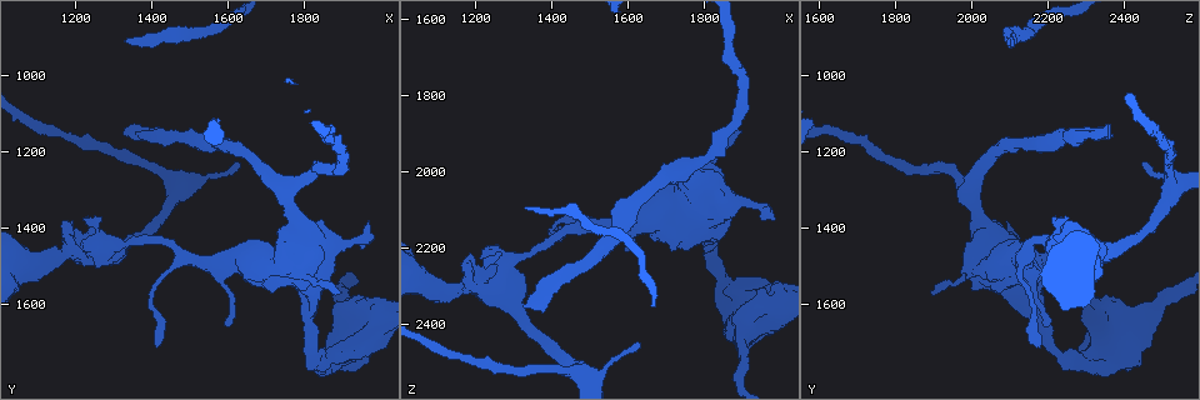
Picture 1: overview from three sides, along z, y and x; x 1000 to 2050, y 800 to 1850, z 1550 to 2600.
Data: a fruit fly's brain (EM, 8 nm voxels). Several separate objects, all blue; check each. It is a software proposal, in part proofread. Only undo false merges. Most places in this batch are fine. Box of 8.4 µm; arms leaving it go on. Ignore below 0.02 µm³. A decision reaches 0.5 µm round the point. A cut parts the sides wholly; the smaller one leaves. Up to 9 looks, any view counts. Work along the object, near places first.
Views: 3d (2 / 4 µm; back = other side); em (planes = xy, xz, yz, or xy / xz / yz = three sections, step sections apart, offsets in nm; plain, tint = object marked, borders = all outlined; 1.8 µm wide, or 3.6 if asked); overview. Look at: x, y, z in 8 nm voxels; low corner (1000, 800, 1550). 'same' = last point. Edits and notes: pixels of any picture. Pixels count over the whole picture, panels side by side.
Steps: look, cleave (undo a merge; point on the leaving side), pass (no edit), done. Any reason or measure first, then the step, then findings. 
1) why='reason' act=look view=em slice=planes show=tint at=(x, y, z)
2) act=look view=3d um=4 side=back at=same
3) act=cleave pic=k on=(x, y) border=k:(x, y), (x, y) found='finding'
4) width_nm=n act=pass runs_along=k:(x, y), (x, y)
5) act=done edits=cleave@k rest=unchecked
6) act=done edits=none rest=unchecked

why='arms run side by side' act=look view=em slice=yz step=16 show=tint at=(1270, 1460, 2280)

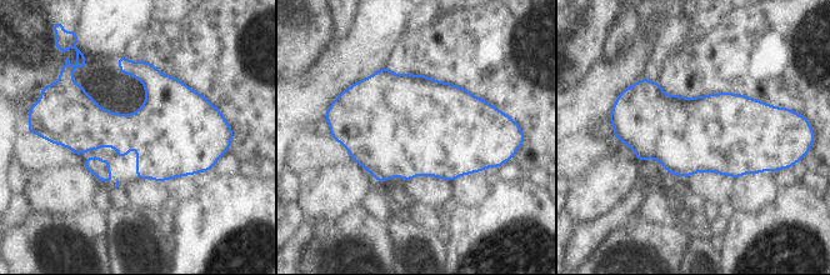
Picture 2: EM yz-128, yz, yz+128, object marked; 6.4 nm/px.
why='cut it another way' act=look view=em slice=planes show=borders at=same

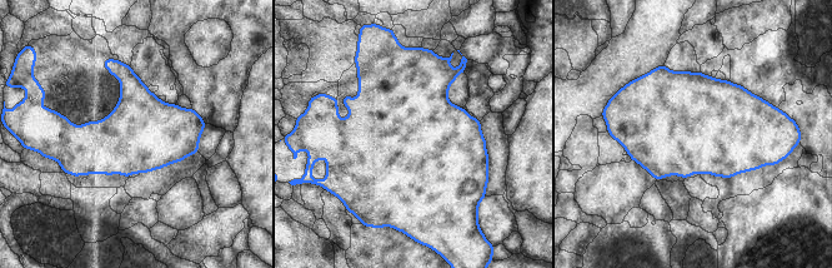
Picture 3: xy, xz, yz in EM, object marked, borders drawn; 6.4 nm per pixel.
width_nm=480 act=pass found='continuous, no second neuron'

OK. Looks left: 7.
why='thick turns thin' act=look view=em slice=xy step=4 show=tint at=(1470, 1285, 2520)

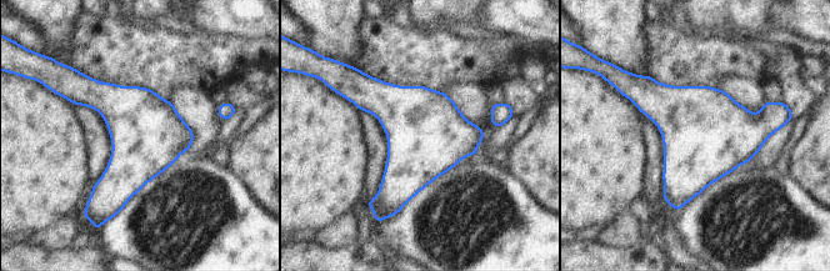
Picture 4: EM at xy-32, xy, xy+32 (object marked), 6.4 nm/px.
act=look view=em slice=planes show=borders at=same

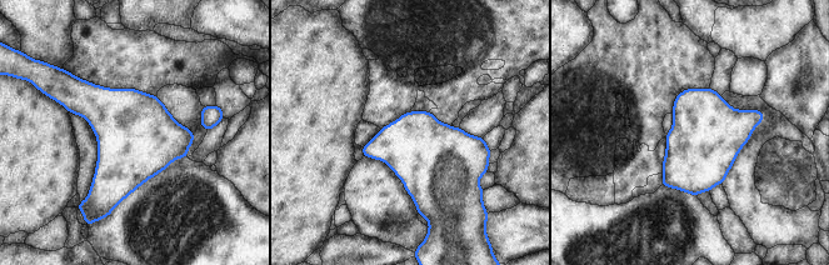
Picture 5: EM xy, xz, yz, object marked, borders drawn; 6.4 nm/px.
act=pass found='all the same neuron'

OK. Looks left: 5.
act=look view=em um=3.6 slice=xz step=8 show=tint at=(1930, 1715, 2360)

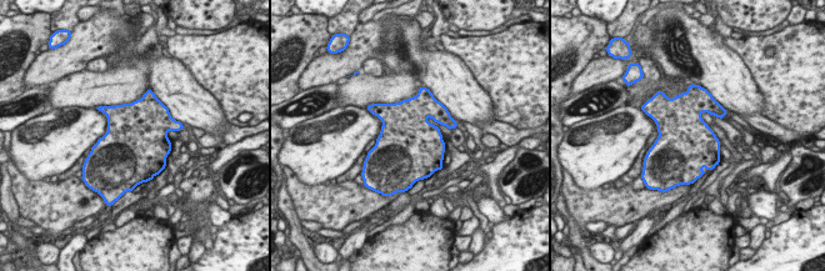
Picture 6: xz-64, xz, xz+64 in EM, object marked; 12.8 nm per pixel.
act=look view=em um=3.6 slice=planes show=tint at=same

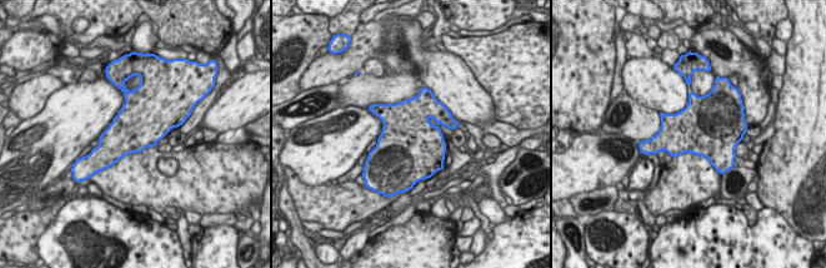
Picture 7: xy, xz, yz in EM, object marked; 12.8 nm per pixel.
act=pass found='one neuron here'

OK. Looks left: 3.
why='calibre changes' act=look view=em slice=xz step=8 show=tint at=(1595, 1500, 2140)

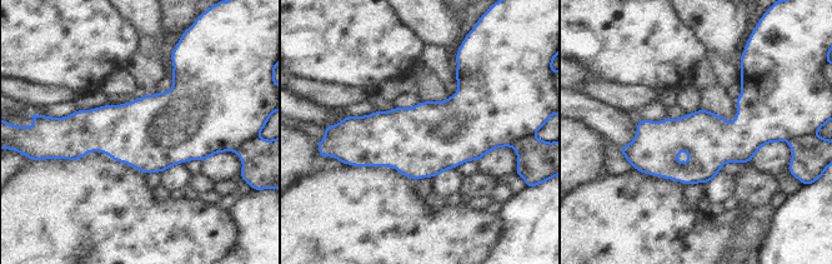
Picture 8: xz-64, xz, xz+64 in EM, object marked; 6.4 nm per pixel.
why='another direction' act=look view=em slice=planes show=tint at=same

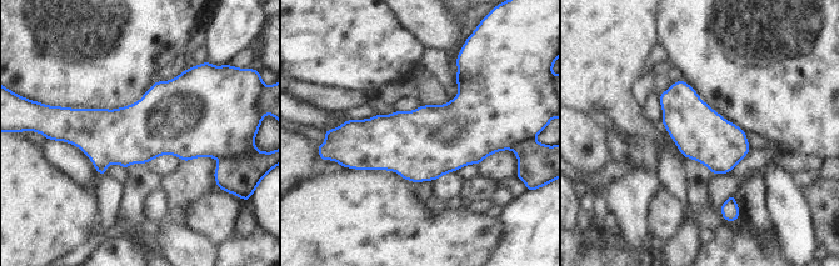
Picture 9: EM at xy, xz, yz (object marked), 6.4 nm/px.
act=cleave pic=9 on=(219, 121) found='a second neuron is stuck on'

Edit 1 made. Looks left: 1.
act=done edits=cleave@9 rest=unchecked

